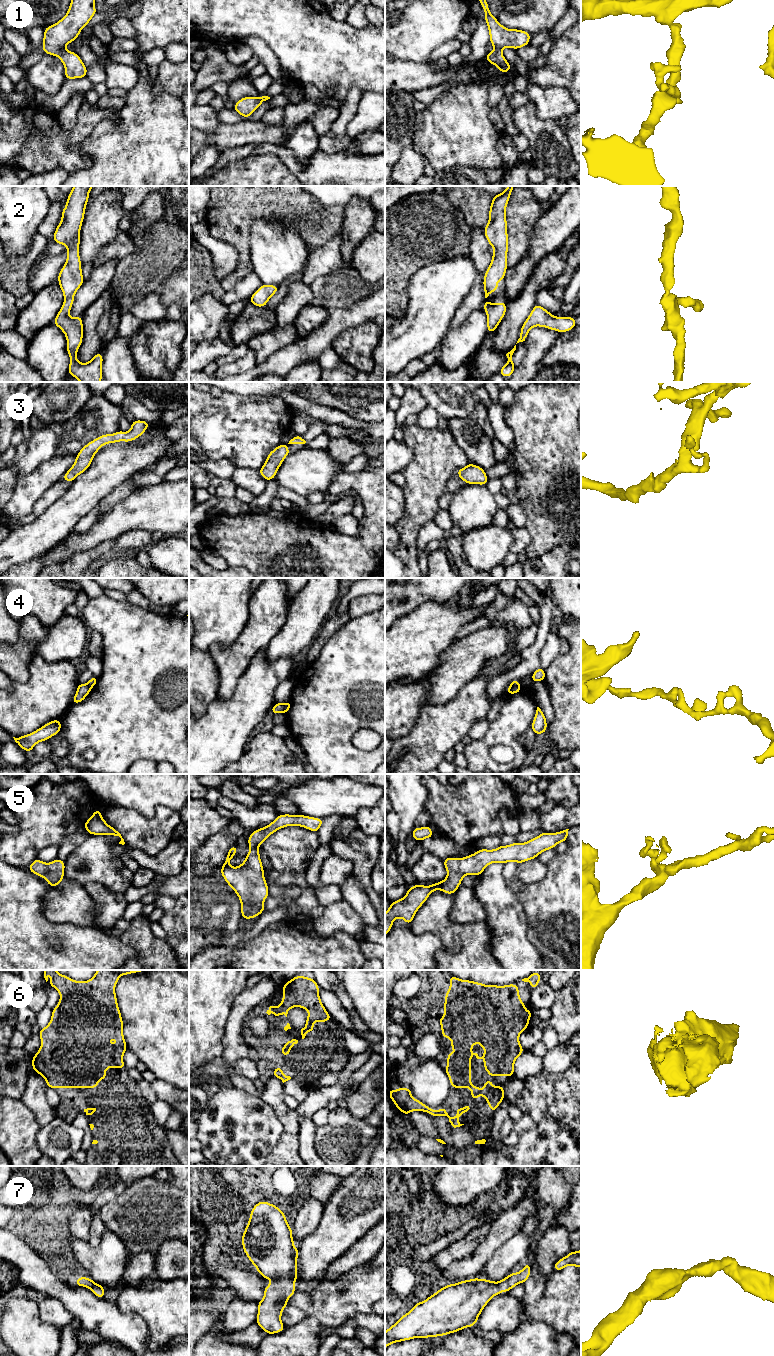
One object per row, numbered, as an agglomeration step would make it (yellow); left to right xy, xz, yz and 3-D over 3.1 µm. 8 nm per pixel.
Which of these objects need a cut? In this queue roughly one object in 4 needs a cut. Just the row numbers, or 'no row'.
4

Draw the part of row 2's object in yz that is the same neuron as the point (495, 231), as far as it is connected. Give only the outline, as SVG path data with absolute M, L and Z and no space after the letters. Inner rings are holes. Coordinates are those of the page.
M508 186L499 195L494 195L489 209L489 221L484 234L489 245L494 248L491 263L484 274L485 298L498 290L498 281L505 280L508 253L508 233L506 207L515 186Z

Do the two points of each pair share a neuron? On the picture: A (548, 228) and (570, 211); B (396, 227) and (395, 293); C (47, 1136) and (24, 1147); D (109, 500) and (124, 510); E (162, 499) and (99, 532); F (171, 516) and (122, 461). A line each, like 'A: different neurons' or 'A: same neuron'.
A: same neuron
B: same neuron
C: different neurons
D: different neurons
E: same neuron
F: different neurons

